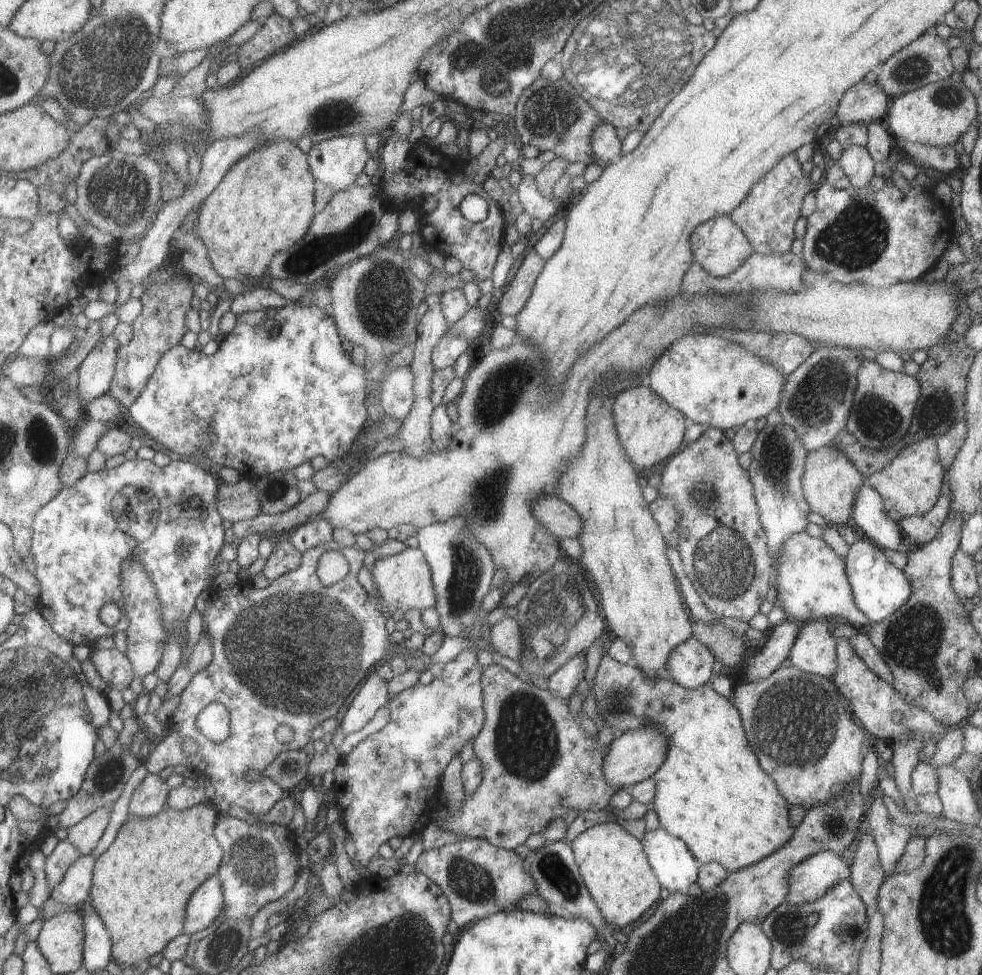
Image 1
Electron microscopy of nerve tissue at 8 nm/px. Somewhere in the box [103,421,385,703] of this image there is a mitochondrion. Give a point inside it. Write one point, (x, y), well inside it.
(189, 511)

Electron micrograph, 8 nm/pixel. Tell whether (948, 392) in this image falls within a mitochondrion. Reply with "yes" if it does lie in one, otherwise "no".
no

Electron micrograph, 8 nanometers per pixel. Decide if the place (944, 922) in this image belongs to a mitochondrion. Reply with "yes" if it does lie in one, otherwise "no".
yes

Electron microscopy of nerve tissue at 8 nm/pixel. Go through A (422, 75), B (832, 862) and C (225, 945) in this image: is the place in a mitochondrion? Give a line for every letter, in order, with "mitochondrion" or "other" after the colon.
A: other
B: other
C: mitochondrion

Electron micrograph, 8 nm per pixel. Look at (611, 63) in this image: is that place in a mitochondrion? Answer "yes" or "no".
yes

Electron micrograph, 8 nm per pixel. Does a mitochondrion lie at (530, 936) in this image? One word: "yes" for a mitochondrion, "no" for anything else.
no

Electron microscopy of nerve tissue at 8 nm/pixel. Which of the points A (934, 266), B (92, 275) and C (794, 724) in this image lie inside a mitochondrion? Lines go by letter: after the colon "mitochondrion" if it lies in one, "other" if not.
A: other
B: other
C: mitochondrion

